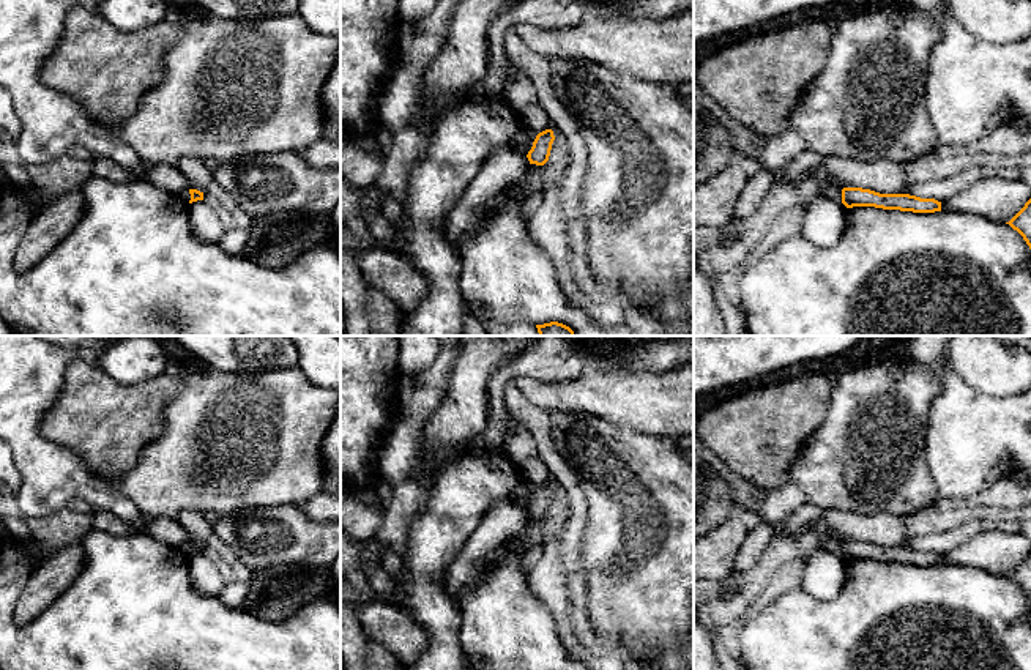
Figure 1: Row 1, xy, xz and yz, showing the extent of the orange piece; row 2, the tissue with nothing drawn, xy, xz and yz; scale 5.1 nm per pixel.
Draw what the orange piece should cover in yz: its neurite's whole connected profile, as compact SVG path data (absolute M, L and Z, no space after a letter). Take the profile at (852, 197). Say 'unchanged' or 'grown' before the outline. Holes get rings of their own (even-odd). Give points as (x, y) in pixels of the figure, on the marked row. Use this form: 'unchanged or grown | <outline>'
unchanged | M843 188L842 203L847 208L875 207L883 210L900 210L913 213L941 211L941 202L935 199L921 199L910 194L880 194L862 188Z

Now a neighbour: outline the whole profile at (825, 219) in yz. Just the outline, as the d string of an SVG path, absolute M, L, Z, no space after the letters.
M823 197L812 199L806 207L804 236L820 246L839 243L845 227L847 207Z

